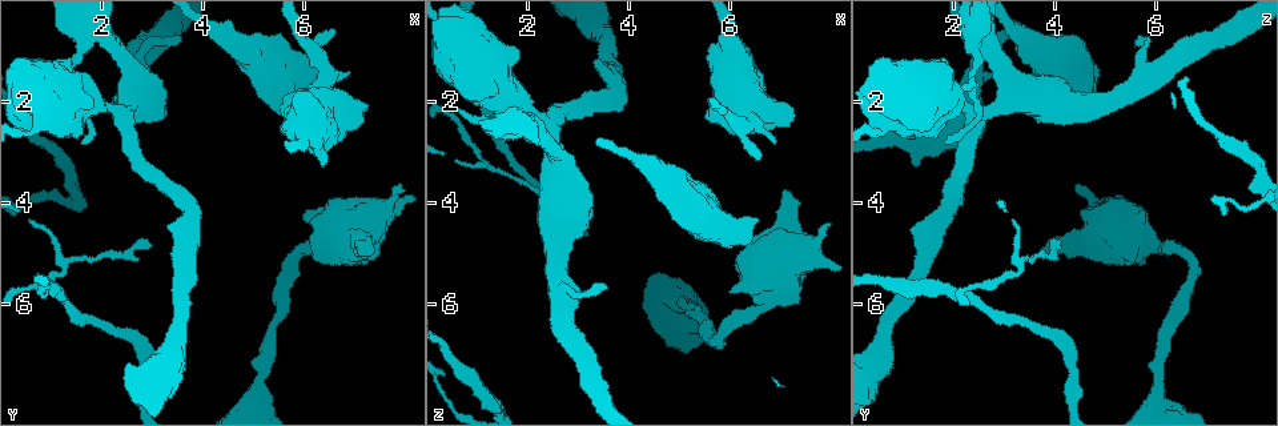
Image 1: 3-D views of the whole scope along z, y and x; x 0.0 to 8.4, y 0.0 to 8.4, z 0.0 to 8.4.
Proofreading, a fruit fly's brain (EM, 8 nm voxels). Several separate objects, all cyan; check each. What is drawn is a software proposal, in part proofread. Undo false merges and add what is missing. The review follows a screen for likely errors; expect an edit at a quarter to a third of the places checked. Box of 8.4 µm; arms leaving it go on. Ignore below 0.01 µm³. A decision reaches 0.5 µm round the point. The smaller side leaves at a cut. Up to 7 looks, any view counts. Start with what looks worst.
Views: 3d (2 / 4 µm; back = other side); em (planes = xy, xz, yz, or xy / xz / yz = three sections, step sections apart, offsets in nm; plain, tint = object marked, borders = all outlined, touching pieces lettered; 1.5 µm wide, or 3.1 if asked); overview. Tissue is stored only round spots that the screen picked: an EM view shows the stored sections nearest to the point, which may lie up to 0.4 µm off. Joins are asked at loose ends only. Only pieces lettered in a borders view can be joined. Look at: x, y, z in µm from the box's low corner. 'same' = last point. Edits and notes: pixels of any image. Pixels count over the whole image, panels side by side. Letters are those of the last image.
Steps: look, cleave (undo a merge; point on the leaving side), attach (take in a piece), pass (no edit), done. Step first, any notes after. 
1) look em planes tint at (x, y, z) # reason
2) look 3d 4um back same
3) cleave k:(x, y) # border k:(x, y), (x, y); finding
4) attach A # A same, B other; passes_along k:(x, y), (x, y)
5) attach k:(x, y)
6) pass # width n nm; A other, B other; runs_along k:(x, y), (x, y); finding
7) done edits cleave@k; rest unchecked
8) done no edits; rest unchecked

look em xz step 4 borders at (7.15, 5.00, 3.80) # an open end

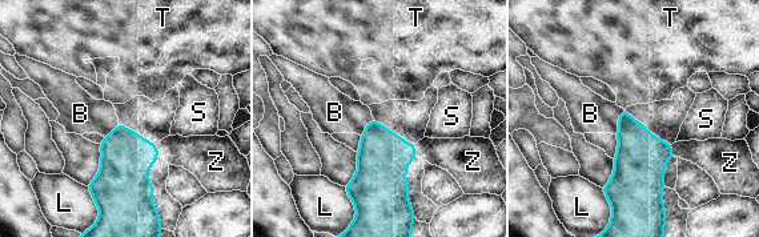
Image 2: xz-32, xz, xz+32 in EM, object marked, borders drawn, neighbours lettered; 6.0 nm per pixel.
look em planes borders same

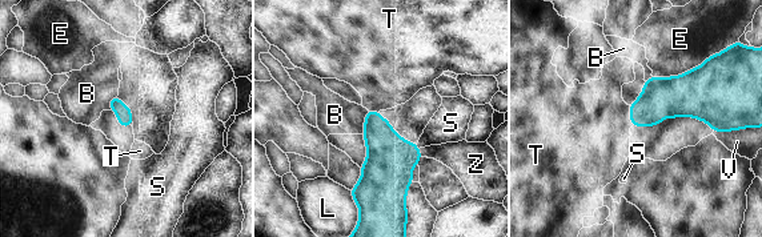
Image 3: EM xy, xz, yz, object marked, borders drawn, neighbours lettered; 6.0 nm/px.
pass # B other, E other, L other, S other, T other, V other, Z other; border 3:(628, 105), (632, 125); none of them fits

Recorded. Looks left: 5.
look 3d 2um at (6.35, 3.25, 1.25)

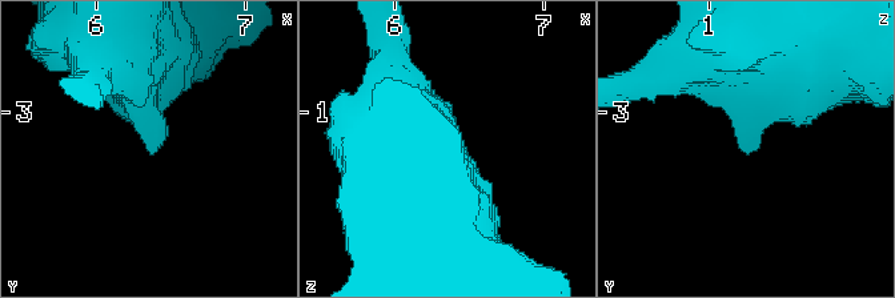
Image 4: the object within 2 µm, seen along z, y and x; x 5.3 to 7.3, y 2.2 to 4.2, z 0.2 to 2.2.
look em planes tint at (6.38, 3.28, 1.26)

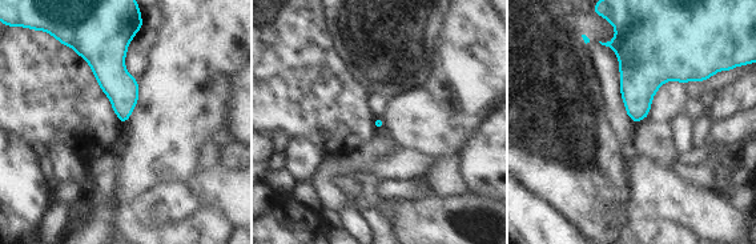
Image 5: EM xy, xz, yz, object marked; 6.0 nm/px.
look em planes borders same # what lies round it

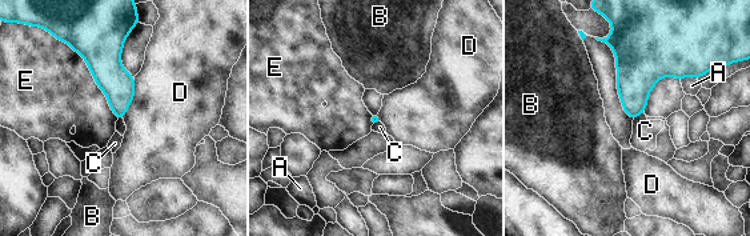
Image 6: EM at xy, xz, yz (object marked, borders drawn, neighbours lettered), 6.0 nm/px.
pass # A other, B other, C other, D other, E other; border 6:(644, 112), (633, 120); none of them fits

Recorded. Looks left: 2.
look 3d 4um back at (3.60, 0.80, 5.60) # free end

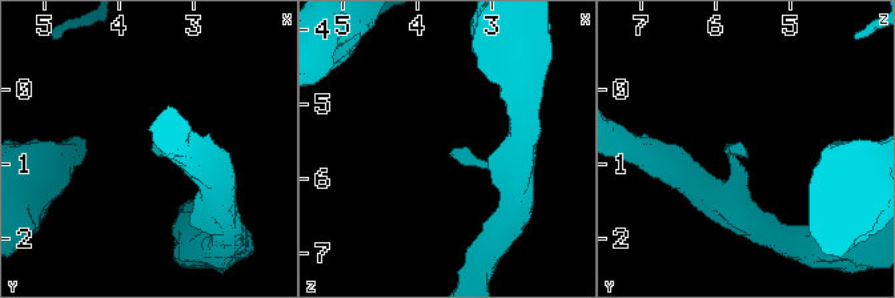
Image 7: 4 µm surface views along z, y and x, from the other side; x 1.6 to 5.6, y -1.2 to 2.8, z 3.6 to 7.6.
look em planes borders at (3.55, 0.80, 5.65) # shape alone is not enough

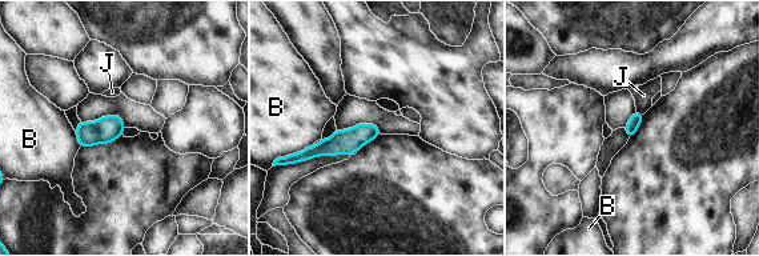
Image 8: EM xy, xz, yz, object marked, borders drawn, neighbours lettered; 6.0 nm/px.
pass # width 80 nm; B other, J other; runs_along 8:(376, 131), (302, 155); none of them fits

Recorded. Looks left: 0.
done no edits; rest unchecked

